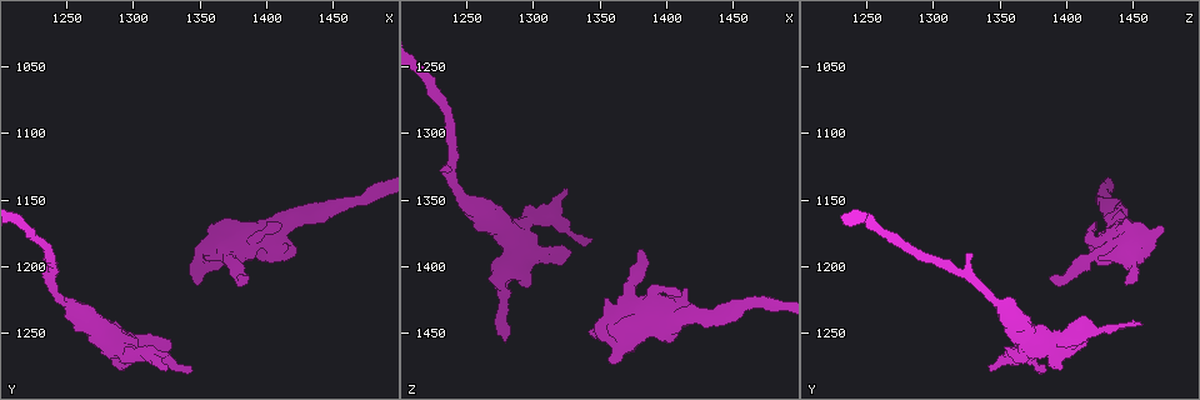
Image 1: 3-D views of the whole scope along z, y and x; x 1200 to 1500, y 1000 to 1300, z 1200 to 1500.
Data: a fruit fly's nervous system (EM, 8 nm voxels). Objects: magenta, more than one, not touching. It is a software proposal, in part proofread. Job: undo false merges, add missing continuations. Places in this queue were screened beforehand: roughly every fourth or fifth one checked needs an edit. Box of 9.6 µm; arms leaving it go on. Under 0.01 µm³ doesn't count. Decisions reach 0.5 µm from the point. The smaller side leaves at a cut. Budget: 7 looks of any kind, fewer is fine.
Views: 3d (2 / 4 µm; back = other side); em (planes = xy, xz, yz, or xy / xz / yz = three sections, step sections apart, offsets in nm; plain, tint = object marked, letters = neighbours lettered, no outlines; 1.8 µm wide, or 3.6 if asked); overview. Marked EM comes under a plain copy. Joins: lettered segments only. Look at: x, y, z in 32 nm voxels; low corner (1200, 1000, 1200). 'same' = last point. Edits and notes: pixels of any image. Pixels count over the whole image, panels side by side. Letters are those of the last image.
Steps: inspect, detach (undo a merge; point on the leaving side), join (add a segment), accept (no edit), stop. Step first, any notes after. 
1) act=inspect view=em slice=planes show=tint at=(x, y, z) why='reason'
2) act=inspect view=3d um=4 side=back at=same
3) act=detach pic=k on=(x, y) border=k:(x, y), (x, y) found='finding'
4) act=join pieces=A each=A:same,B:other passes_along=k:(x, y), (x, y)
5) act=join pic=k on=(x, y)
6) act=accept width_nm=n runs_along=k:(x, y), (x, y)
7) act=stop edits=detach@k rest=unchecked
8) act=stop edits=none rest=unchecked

act=inspect view=em um=3.6 slice=planes show=letters at=(1350, 1210, 1446) why='an open end'

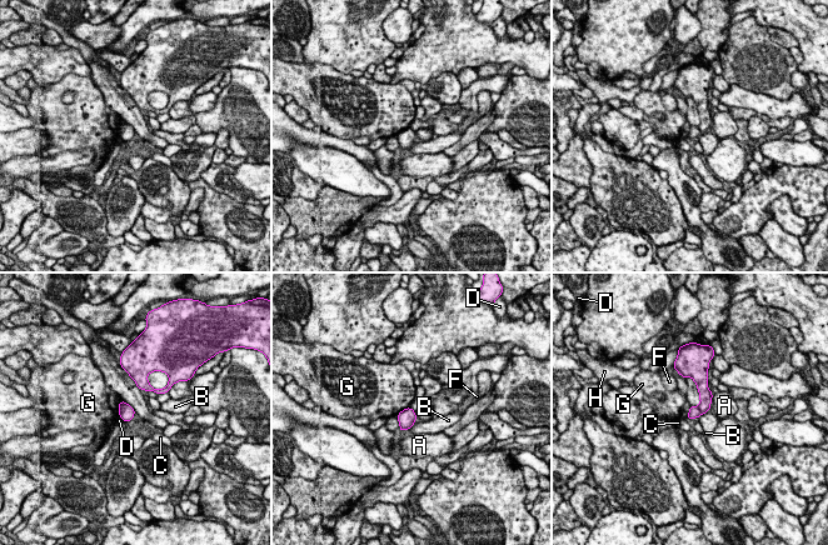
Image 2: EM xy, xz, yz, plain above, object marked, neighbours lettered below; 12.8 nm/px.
act=accept width_nm=160 longest_contact=G:220nm each=A:other,B:other,C:other,D:other,F:other,G:other,H:other found='no lettered segment goes on from it'

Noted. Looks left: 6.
act=inspect view=em slice=planes show=letters at=(1326, 1274, 1342) why='branch stops here'

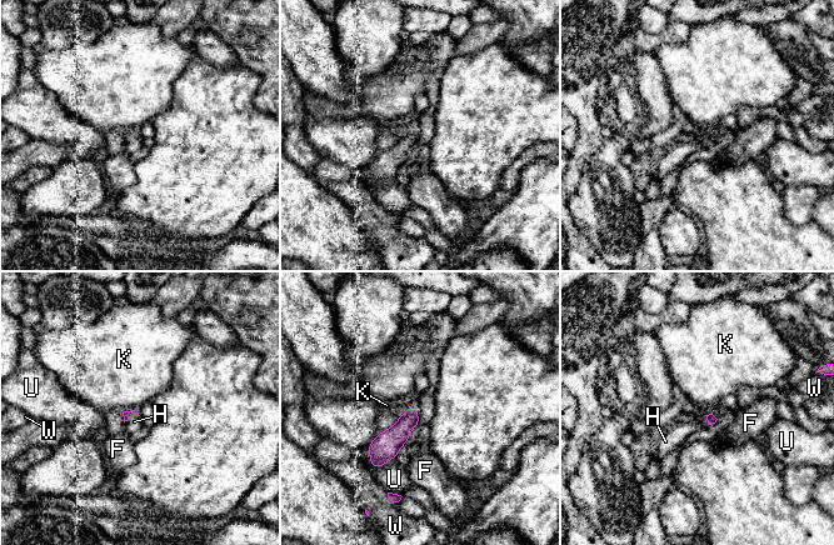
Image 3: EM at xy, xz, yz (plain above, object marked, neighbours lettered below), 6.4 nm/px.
act=join pieces=H each=F:other,H:same,K:other,U:other,W:other found='the cell continues'

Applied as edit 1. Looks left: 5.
act=inspect view=em slice=xy step=4 show=letters at=(1280, 1244, 1456) why='an open end'

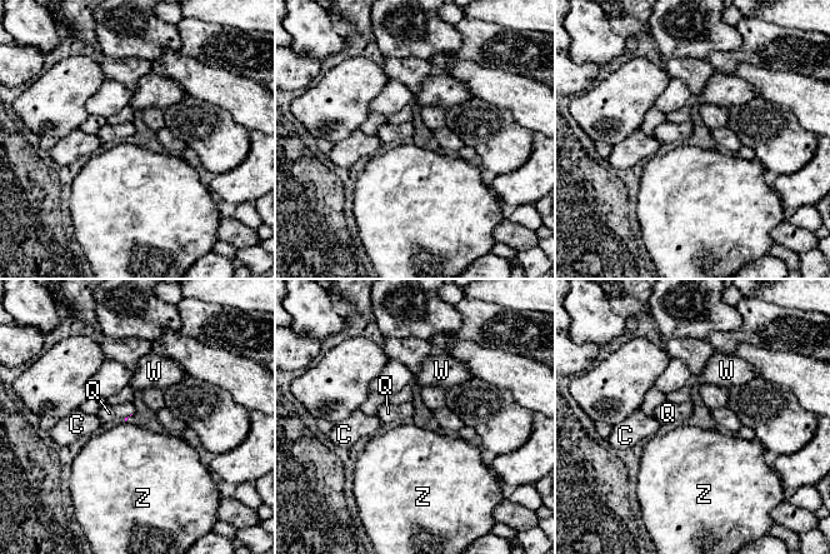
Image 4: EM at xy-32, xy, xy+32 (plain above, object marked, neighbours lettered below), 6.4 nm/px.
act=inspect view=em slice=planes show=letters at=same why='another direction'

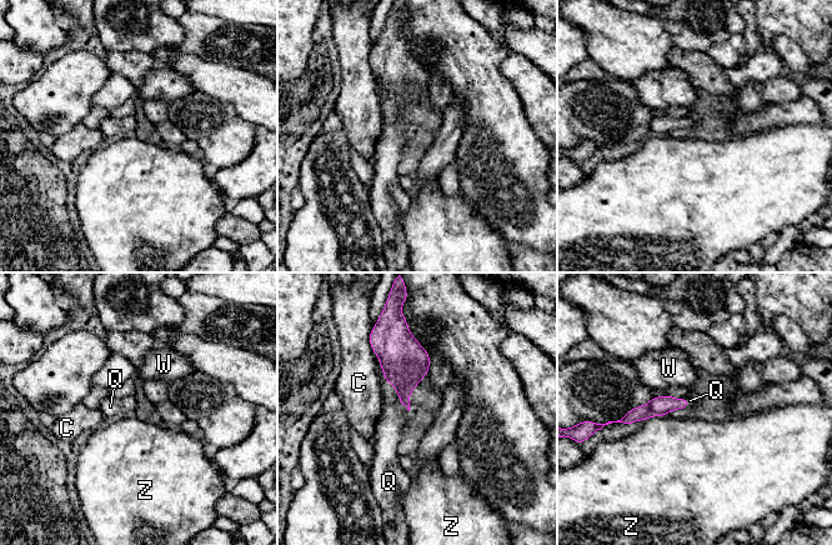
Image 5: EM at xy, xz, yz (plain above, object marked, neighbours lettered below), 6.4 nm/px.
act=join pieces=Q each=C:other,Q:same,W:other,Z:other passes_along=5:(404, 361), (399, 394), (389, 428) found='it goes on there'

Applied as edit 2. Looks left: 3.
act=stop edits=join@3,join@5 rest=unchecked

